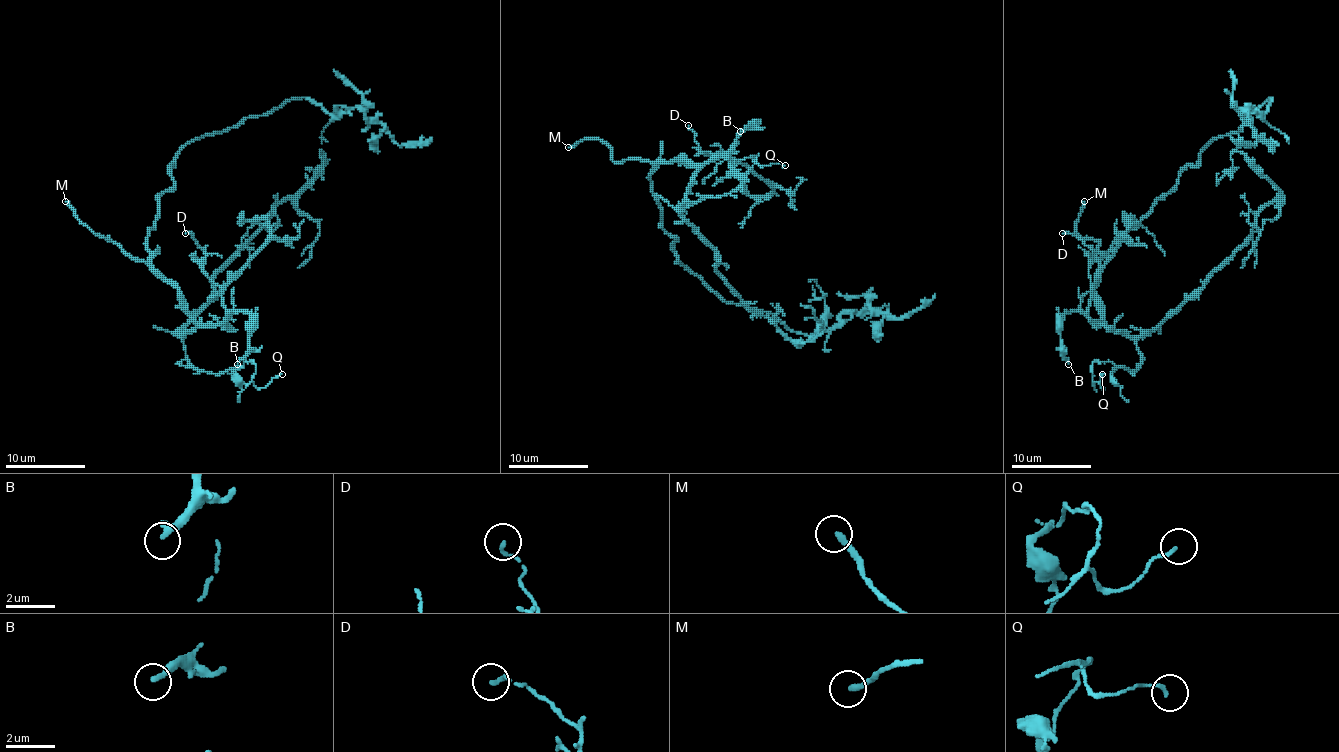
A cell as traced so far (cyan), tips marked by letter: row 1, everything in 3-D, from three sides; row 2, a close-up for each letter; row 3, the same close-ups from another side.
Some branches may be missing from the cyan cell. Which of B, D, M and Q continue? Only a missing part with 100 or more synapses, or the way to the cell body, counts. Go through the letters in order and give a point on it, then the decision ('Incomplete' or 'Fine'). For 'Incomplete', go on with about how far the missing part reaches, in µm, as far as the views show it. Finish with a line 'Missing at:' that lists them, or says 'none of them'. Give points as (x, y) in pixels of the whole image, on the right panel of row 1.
B: Place: (1068, 364). Fine
D: Place: (1062, 233). Fine
M: Place: (1084, 201). Incomplete. Missing length about 25 µm
Q: Place: (1102, 374). Fine
Missing at: M

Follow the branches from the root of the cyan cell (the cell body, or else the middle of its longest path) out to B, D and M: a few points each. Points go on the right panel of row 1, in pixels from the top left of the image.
B: (1102, 256), (1100, 282), (1094, 290), (1100, 324), (1078, 312), (1068, 312), (1062, 320), (1060, 356), (1068, 364)
D: (1102, 256), (1094, 290), (1100, 324), (1094, 324), (1088, 316), (1092, 252), (1072, 233), (1062, 233)
M: (1102, 256), (1096, 262), (1098, 242), (1084, 240), (1076, 233), (1076, 219), (1084, 201)

